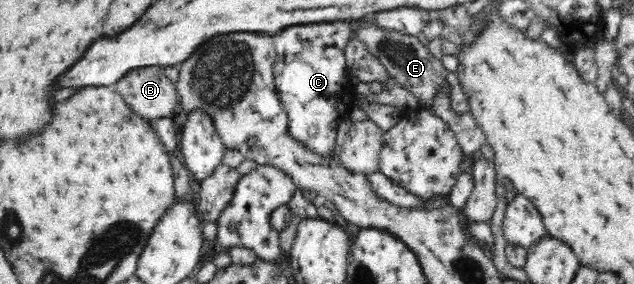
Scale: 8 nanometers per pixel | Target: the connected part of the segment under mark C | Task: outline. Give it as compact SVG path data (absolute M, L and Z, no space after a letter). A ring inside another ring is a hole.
M348 21L299 24L283 28L279 34L274 35L278 57L274 64L274 83L280 104L287 111L289 131L293 137L321 155L334 156L337 128L348 118L350 104L355 95L353 89L349 88L351 78L347 74L348 68L343 55L345 44L352 35L353 31Z

